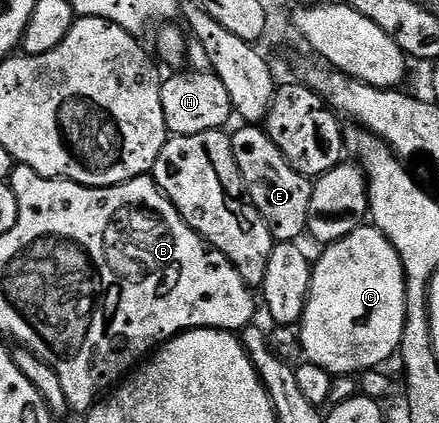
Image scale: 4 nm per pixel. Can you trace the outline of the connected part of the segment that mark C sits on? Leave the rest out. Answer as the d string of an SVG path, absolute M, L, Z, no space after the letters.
M366 223L361 228L352 231L344 239L331 241L325 246L326 249L319 255L318 261L313 262L312 272L310 275L310 294L306 300L306 309L302 313L300 330L302 329L302 349L306 352L305 360L311 365L324 367L331 375L361 375L367 370L377 370L390 356L399 352L404 323L406 322L406 276L402 267L402 260L392 247L392 243L380 230L374 228L373 224Z

